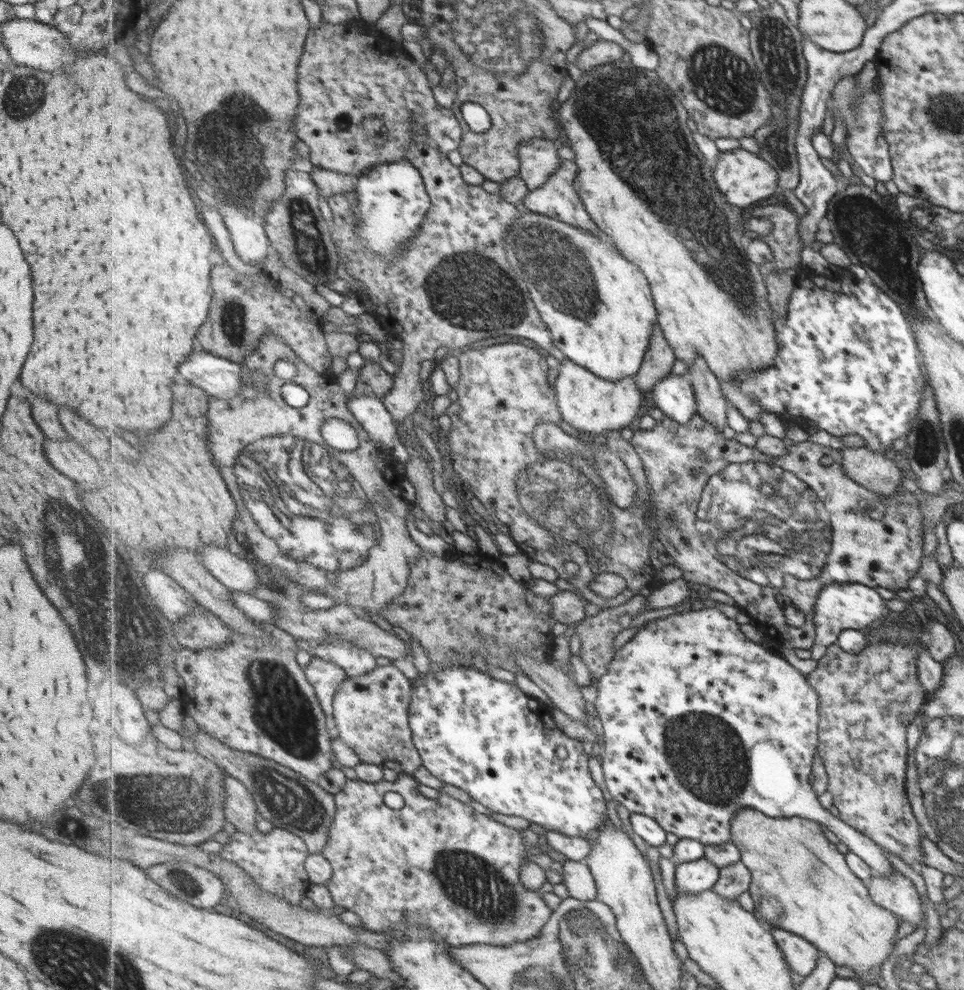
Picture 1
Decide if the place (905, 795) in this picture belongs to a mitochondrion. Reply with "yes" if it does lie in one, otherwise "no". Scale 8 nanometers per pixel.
yes

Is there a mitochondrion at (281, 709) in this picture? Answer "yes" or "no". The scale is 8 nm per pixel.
yes

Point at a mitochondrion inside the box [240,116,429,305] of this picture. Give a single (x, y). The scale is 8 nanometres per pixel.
(313, 250)

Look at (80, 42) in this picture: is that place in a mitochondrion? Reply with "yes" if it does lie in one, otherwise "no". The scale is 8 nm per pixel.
no

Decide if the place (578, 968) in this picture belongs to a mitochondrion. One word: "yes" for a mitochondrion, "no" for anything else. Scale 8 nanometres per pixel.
yes

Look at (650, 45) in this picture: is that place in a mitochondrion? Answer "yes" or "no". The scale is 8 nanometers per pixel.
no

